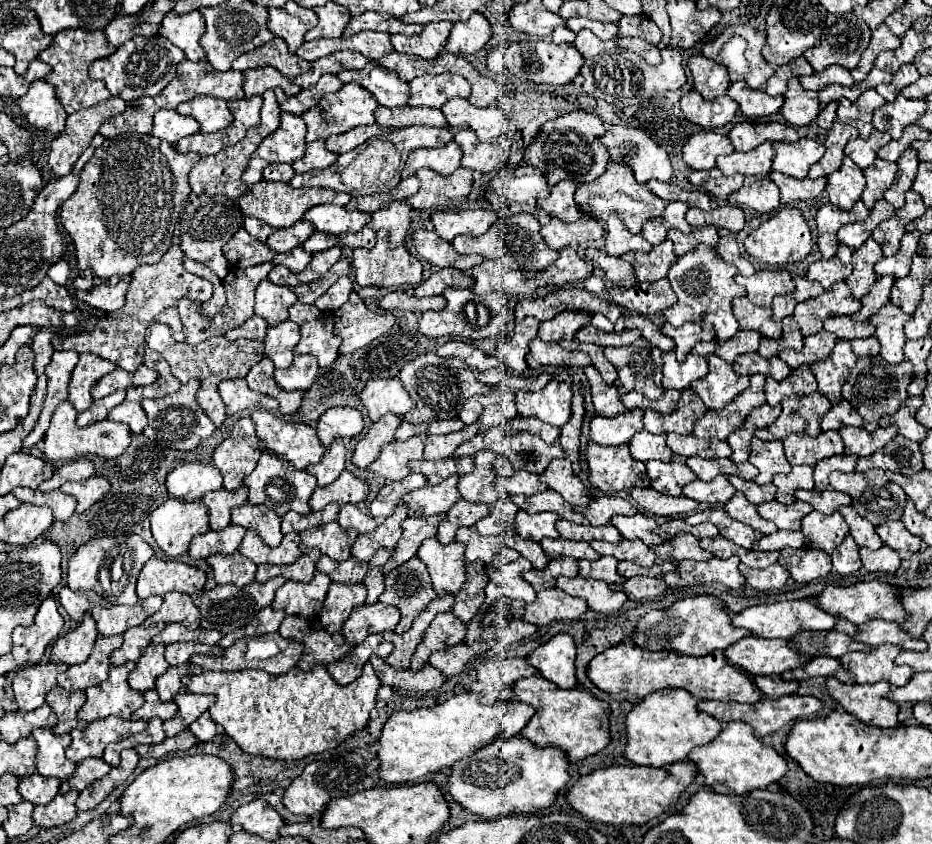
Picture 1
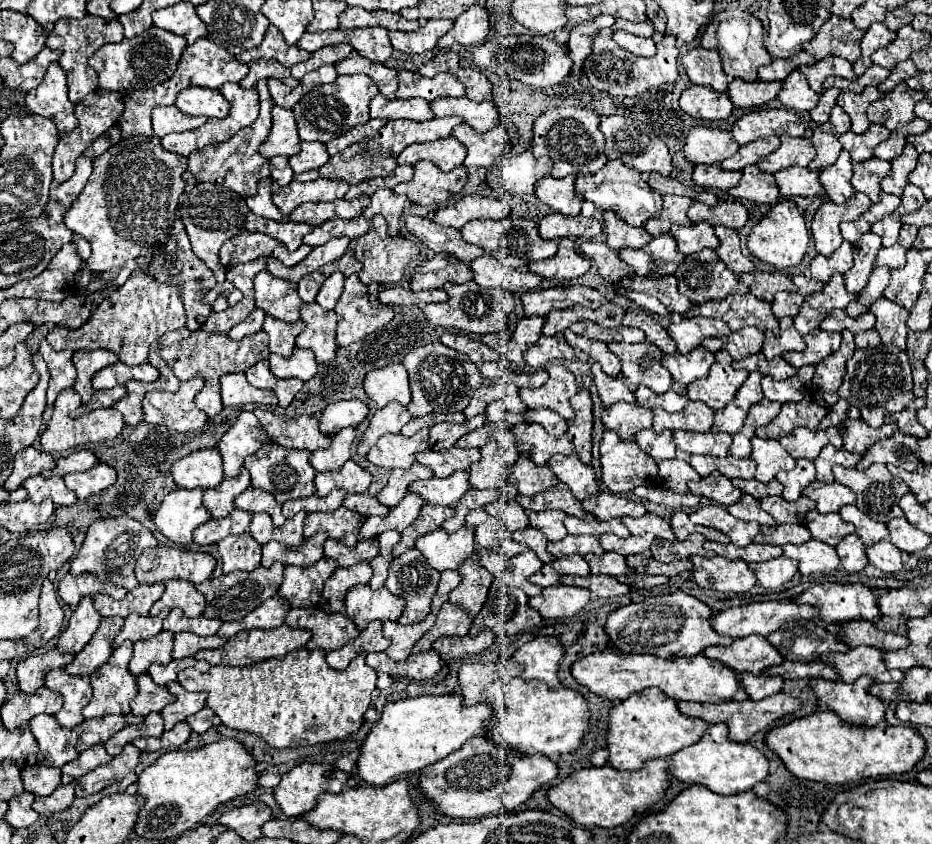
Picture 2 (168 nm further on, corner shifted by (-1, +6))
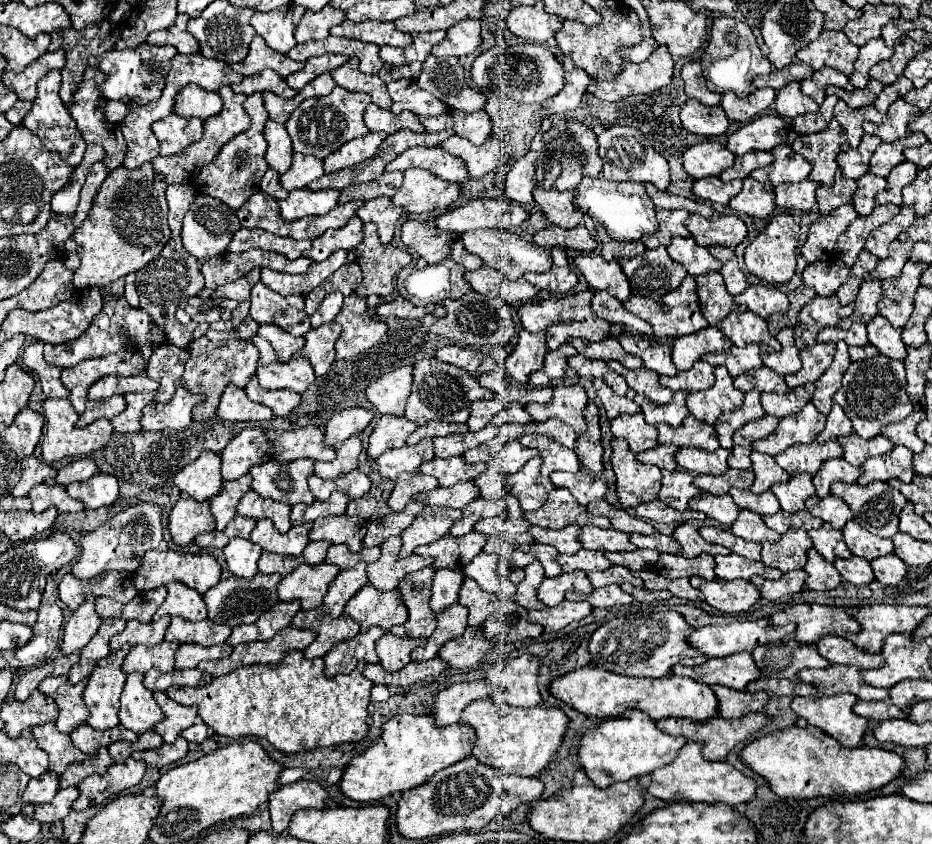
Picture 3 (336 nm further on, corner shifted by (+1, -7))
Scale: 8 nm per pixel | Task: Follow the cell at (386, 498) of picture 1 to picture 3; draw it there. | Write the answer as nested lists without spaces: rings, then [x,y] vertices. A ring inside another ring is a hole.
[[[420,472],[404,474],[396,480],[394,492],[388,498],[388,506],[394,512],[402,512],[404,506],[412,500],[414,494],[428,492],[428,490],[434,490],[434,488],[438,488],[438,480],[434,476],[426,476],[426,474],[420,474]]]

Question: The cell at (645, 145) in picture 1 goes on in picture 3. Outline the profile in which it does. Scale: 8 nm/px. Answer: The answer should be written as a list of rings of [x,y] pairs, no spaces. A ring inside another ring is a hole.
[[[620,124],[608,126],[598,136],[598,144],[600,144],[600,158],[604,162],[602,174],[606,180],[614,180],[614,182],[634,180],[634,182],[642,182],[642,184],[652,182],[660,190],[668,188],[668,184],[670,184],[668,160],[664,160],[664,156],[660,156],[648,144],[648,140],[644,140],[644,136],[640,136],[640,132],[636,132],[636,128],[620,126]]]

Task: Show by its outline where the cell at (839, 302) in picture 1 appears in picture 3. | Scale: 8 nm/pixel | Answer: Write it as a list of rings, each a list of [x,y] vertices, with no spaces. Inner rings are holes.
[[[832,294],[828,298],[816,296],[814,300],[810,300],[802,308],[802,312],[798,316],[798,324],[794,326],[794,338],[796,338],[798,350],[812,348],[816,344],[818,332],[822,328],[838,326],[838,322],[850,314],[852,314],[852,304],[842,306],[838,302],[836,294]]]

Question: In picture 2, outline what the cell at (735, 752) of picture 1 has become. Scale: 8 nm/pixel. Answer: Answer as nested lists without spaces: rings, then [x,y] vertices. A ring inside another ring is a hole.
[[[726,723],[710,725],[706,735],[698,743],[684,747],[670,757],[670,775],[672,777],[676,777],[688,785],[692,785],[692,783],[704,785],[710,791],[716,791],[720,795],[736,795],[740,791],[752,789],[758,781],[764,781],[768,777],[768,767],[770,767],[770,761],[766,759],[766,755],[760,749],[756,749],[750,743],[732,741],[728,737]]]

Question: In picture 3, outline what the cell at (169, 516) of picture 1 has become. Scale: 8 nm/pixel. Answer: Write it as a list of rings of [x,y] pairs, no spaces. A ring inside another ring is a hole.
[[[190,496],[180,498],[170,512],[170,534],[178,546],[190,544],[198,534],[216,528],[216,520],[208,502],[198,502]]]

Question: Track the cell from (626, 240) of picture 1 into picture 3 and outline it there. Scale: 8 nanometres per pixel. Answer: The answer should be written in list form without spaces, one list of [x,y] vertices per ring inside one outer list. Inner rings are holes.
[[[596,226],[596,236],[602,242],[604,260],[616,260],[616,258],[624,258],[624,256],[638,256],[638,254],[642,254],[646,250],[642,240],[636,240],[636,242],[612,240],[602,226]]]

